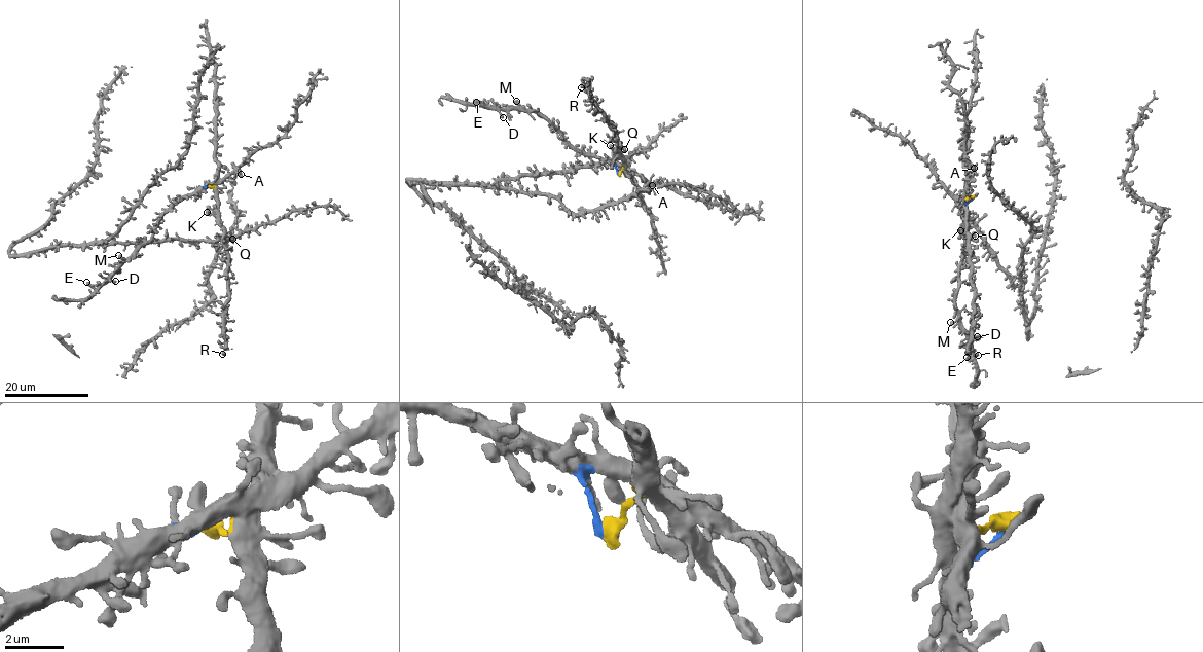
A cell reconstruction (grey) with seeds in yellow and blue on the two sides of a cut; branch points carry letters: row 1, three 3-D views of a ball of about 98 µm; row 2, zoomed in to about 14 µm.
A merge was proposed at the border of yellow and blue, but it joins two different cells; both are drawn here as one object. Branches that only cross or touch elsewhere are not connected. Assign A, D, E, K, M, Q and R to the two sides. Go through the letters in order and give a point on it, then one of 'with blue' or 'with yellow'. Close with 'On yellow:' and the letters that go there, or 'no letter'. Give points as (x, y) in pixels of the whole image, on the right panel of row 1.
A: place (974, 168); with blue
D: place (977, 336); with blue
E: place (967, 357); with blue
K: place (960, 230); with yellow
M: place (950, 322); with blue
Q: place (975, 236); with yellow
R: place (978, 355); with yellow
On yellow: K, Q, R

